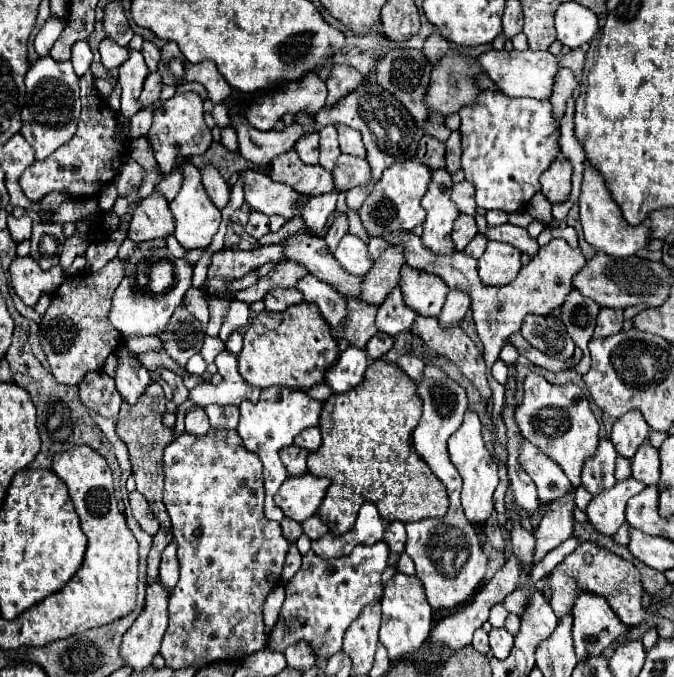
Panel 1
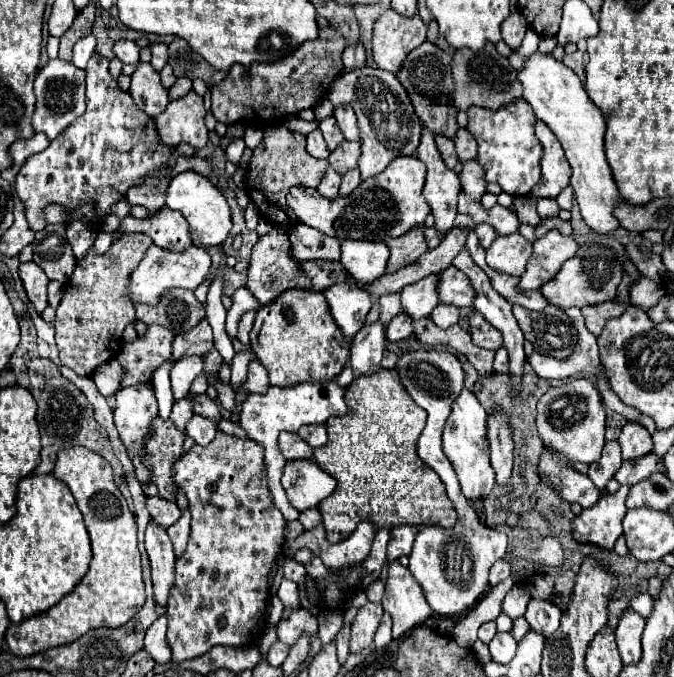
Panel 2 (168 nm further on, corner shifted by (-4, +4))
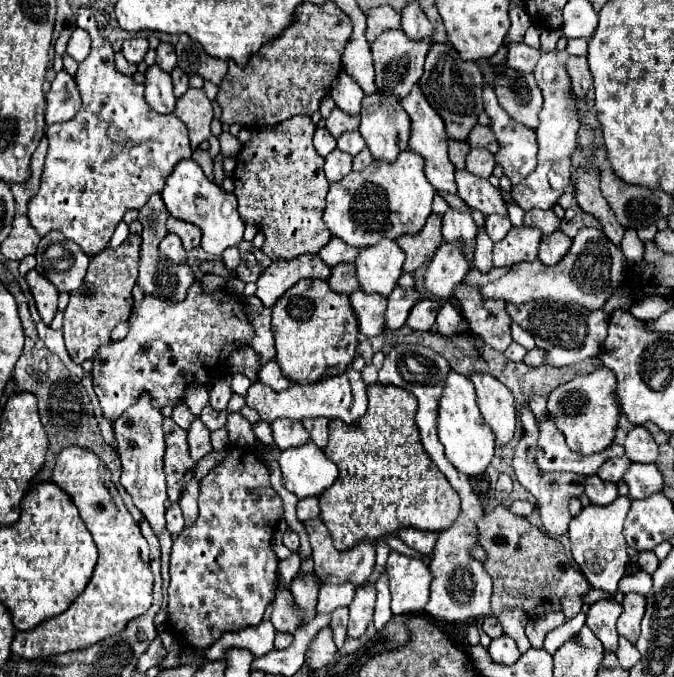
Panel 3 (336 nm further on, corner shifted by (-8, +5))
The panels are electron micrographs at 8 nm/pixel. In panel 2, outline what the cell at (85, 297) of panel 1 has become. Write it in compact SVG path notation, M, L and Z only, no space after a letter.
M125 233L105 255L89 249L79 261L71 281L67 281L65 295L57 307L55 333L59 359L77 375L91 375L97 365L113 359L115 353L119 353L123 329L135 321L135 309L127 291L129 277L145 257L145 251L151 243L153 241L147 233Z

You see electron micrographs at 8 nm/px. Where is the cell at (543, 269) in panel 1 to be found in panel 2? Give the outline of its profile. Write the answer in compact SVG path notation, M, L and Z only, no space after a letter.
M555 229L539 237L533 245L533 255L527 263L527 269L521 275L521 289L539 291L541 285L555 277L559 267L577 253L577 249L579 245L573 237L565 237Z

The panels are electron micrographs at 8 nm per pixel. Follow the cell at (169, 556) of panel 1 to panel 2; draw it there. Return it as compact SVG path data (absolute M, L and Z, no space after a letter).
M185 509L181 513L179 521L167 529L167 533L171 537L171 543L173 543L173 549L175 549L177 555L183 553L183 549L185 549L185 545L189 541L189 521L191 521L191 513L189 513L189 509Z

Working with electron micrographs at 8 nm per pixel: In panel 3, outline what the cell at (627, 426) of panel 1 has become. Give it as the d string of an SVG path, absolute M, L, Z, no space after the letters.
M633 426L625 440L625 454L631 462L655 462L657 444L643 426Z

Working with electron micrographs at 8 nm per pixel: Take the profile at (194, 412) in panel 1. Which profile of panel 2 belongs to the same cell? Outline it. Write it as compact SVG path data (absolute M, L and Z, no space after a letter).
M193 415L185 427L185 433L195 439L197 445L209 445L217 433L217 427L211 419L201 417L201 415Z

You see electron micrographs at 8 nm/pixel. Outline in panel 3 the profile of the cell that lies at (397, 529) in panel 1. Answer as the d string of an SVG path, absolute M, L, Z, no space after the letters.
M401 528L397 532L397 536L413 550L417 550L419 554L427 556L433 552L433 546L437 542L439 532L429 532L429 530L417 530L417 528Z

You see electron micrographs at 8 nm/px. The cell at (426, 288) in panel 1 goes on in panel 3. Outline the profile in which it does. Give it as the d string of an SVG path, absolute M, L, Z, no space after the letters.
M583 228L573 238L571 250L555 266L543 266L539 260L535 260L509 268L493 268L487 274L481 274L477 268L471 268L463 284L479 288L479 292L491 300L505 300L515 304L531 300L549 300L561 304L579 304L585 310L595 310L601 308L625 280L625 268L627 260L623 252L599 228Z

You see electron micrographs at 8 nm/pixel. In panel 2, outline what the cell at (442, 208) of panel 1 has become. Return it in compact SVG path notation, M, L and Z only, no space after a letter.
M423 127L421 143L417 147L415 157L427 165L423 197L431 207L435 227L437 231L449 231L457 215L457 195L461 191L461 183L457 173L445 167L441 153L435 145L435 133L427 127Z

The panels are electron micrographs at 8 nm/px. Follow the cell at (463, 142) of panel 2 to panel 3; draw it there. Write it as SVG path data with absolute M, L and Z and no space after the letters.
M477 124L471 130L471 136L467 138L467 142L469 142L469 148L477 146L477 148L487 148L489 152L497 152L497 142L495 142L495 138L487 126Z

